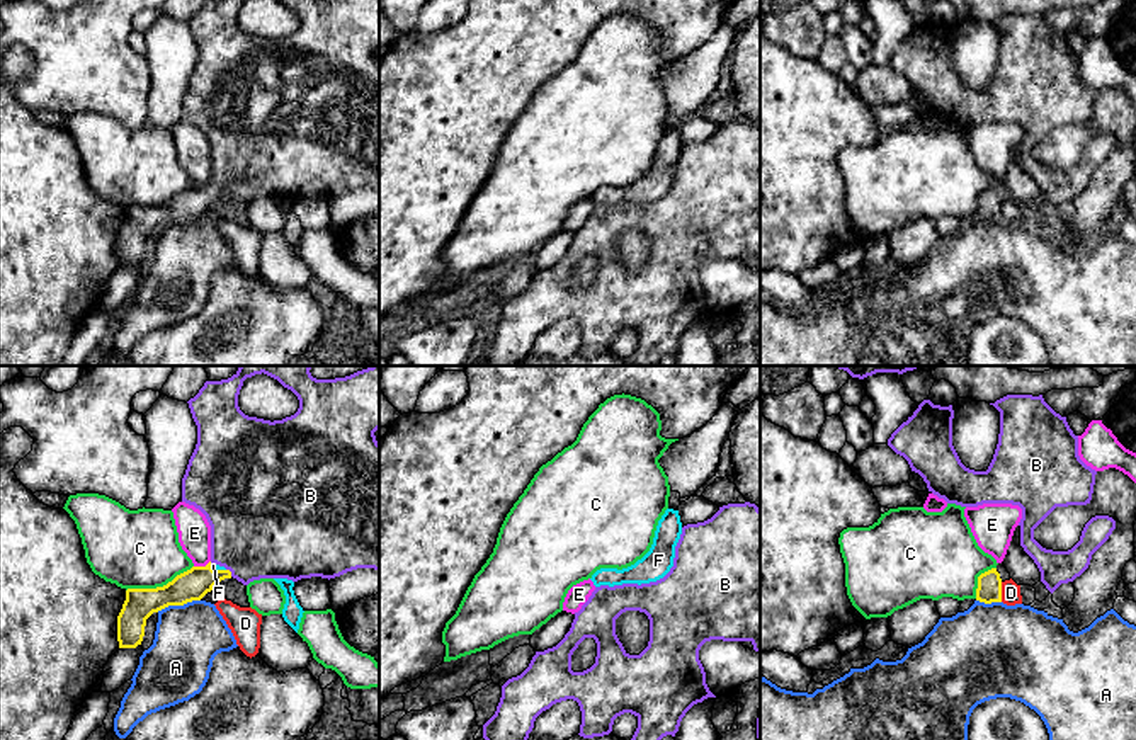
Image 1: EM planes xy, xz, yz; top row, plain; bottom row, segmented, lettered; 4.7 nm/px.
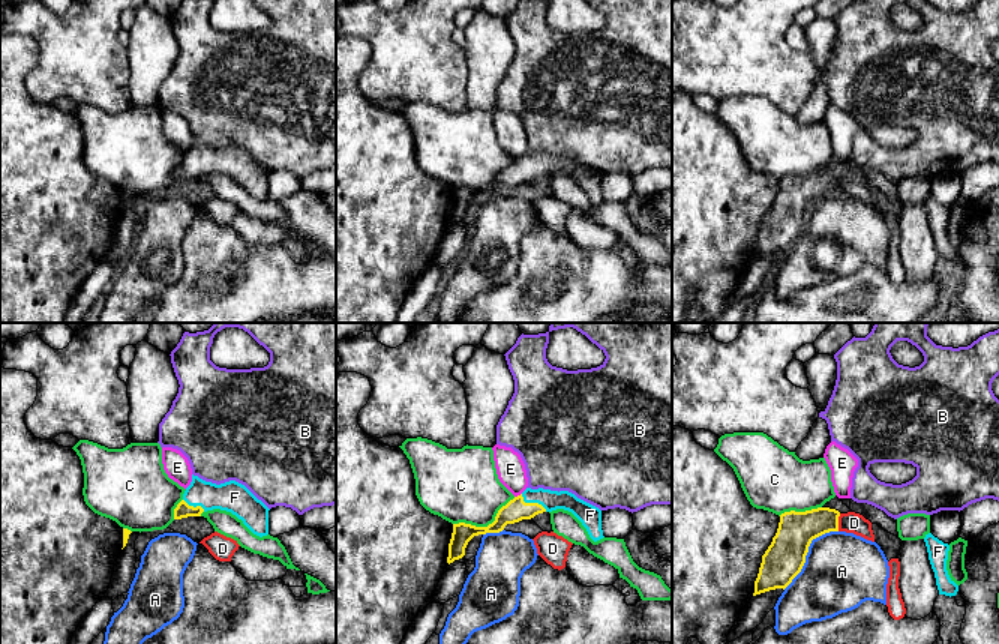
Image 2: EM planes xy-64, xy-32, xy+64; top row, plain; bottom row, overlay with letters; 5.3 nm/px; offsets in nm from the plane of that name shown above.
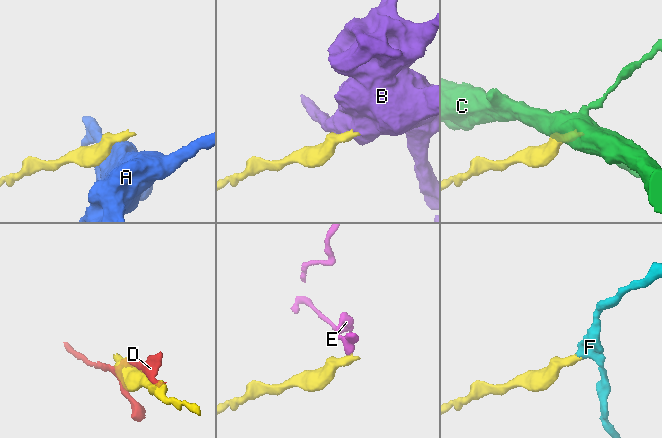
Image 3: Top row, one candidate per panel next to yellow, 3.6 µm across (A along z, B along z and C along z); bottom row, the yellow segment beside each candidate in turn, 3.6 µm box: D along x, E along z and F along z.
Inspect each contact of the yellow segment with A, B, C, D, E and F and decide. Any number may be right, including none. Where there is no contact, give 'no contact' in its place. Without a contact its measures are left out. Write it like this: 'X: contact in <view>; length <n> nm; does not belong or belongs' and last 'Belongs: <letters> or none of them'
A: contact in xy; length 220 nm; does not belong
B: contact in xy; length 50 nm; does not belong
C: contact in xy; length 340 nm; does not belong
D: contact in yz; length 100 nm; does not belong
E: contact in xy; length 90 nm; does not belong
F: contact in xy; length 90 nm; belongs
Belongs: F

